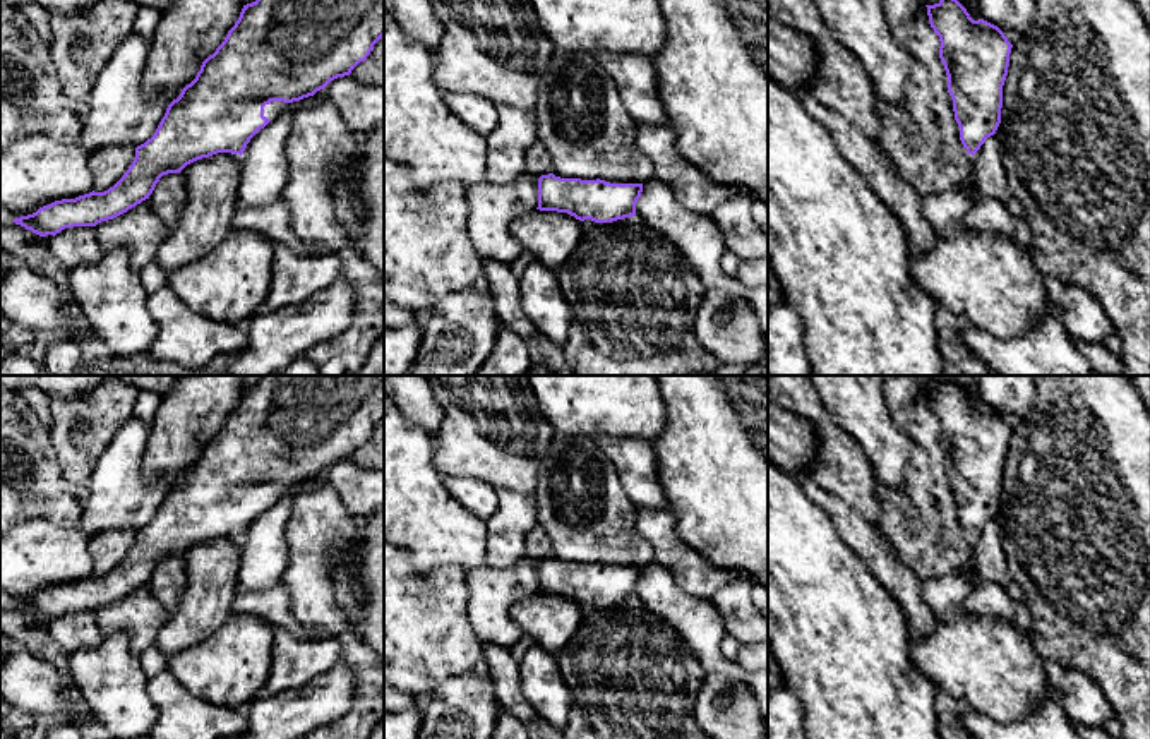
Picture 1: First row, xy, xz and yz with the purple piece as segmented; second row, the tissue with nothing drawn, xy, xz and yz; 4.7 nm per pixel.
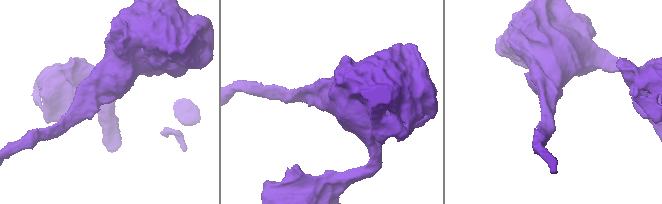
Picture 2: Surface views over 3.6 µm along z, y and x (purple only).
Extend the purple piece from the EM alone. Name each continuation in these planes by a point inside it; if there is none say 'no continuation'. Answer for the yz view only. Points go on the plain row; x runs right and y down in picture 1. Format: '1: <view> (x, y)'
no continuation

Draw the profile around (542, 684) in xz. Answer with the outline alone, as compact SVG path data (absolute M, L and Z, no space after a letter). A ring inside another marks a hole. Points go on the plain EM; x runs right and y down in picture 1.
M533 643L519 662L519 669L526 701L552 727L562 730L569 722L571 693L560 676L555 653Z

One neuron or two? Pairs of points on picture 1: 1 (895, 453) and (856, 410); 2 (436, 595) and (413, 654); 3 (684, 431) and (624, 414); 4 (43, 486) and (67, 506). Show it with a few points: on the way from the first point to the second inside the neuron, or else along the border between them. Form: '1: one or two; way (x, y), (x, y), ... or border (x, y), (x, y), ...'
1: one; way (886, 443), (866, 420)
2: one; way (434, 609), (413, 631), (413, 640)
3: two; border (660, 393), (665, 426), (653, 441)
4: one; way (48, 491), (62, 503)

